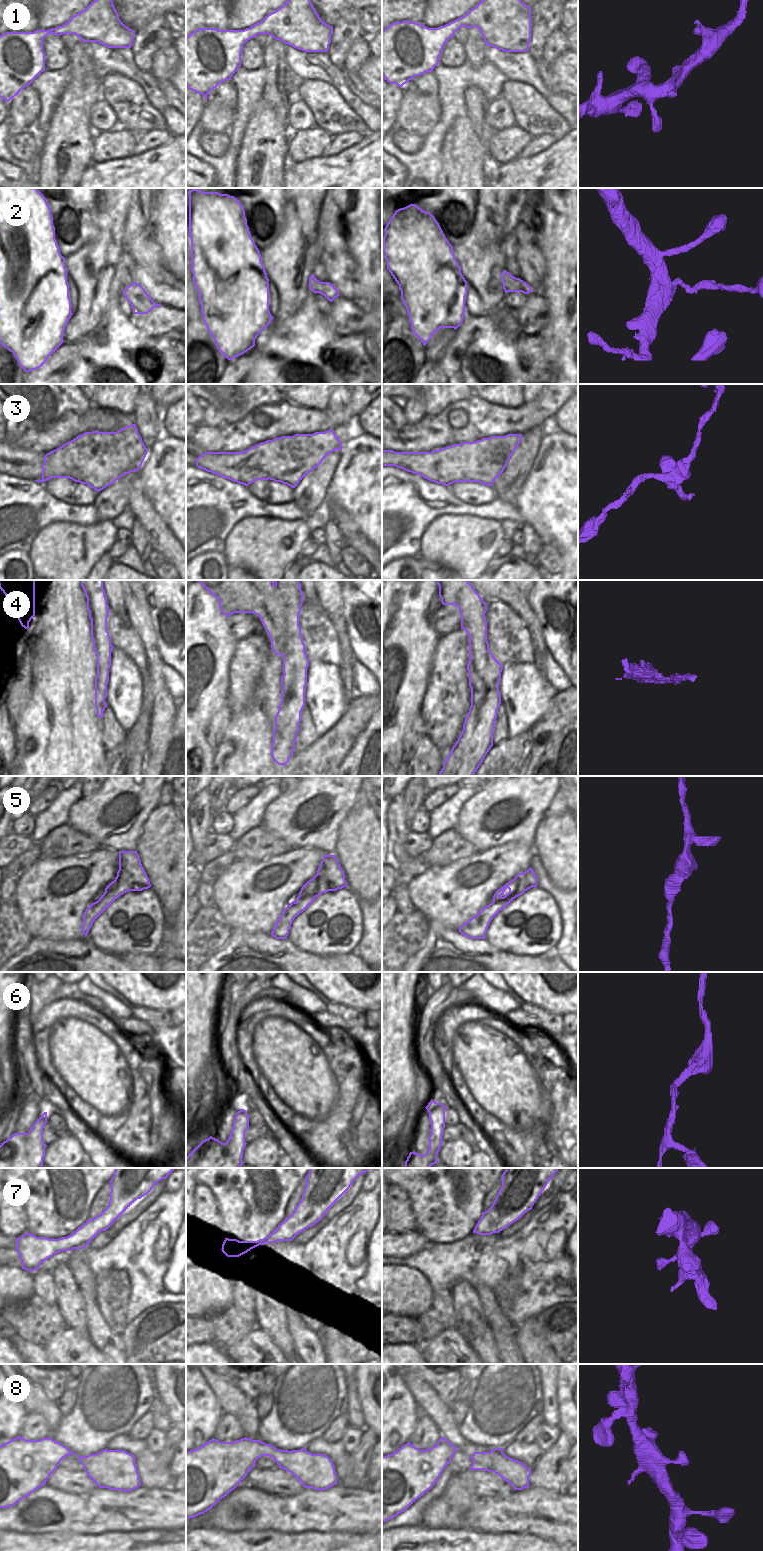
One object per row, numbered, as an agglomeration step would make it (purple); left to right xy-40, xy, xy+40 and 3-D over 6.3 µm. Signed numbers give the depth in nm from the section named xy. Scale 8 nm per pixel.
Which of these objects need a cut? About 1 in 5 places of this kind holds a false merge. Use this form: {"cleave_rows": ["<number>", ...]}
{"cleave_rows": ["2", "3", "4"]}

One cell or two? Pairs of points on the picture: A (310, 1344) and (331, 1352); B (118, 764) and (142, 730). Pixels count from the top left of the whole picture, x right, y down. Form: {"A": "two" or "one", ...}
{"A": "two", "B": "one"}

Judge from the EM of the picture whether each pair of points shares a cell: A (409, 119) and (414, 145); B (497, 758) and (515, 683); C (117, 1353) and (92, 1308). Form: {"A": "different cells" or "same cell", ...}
{"A": "different cells", "B": "different cells", "C": "same cell"}

